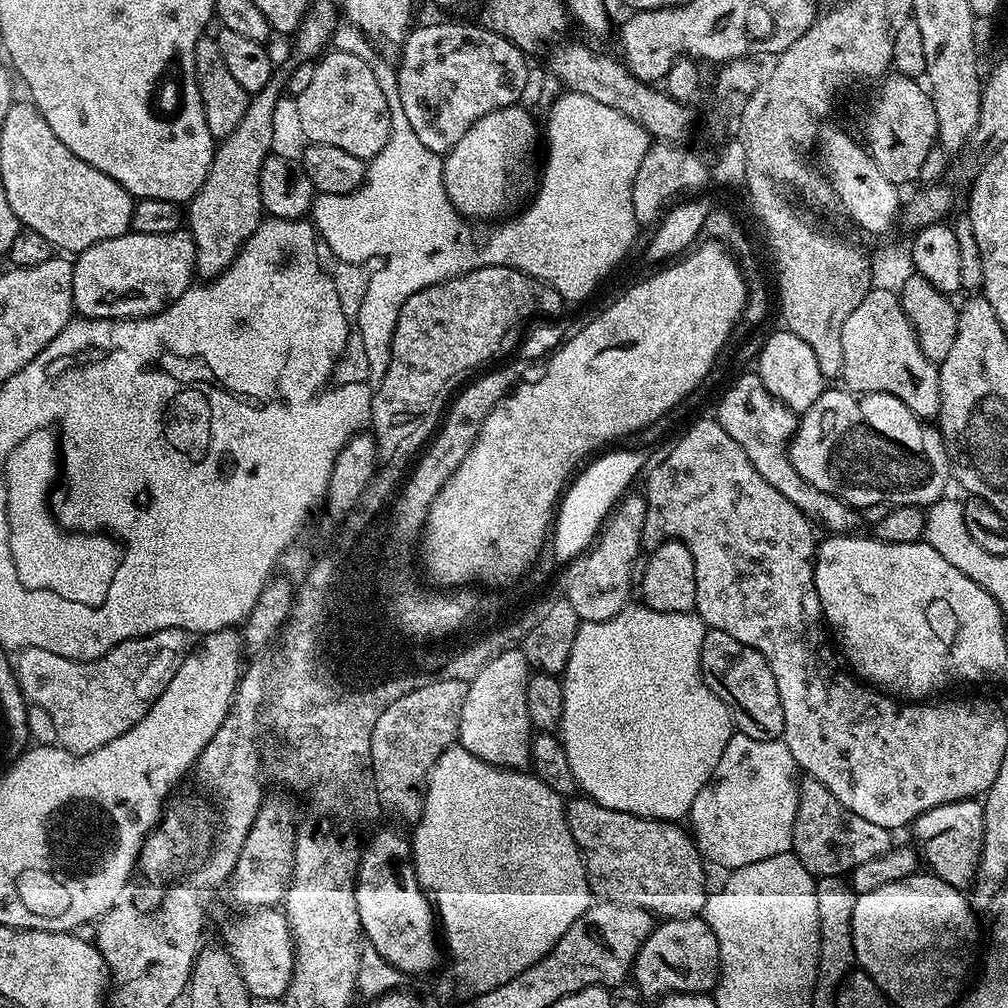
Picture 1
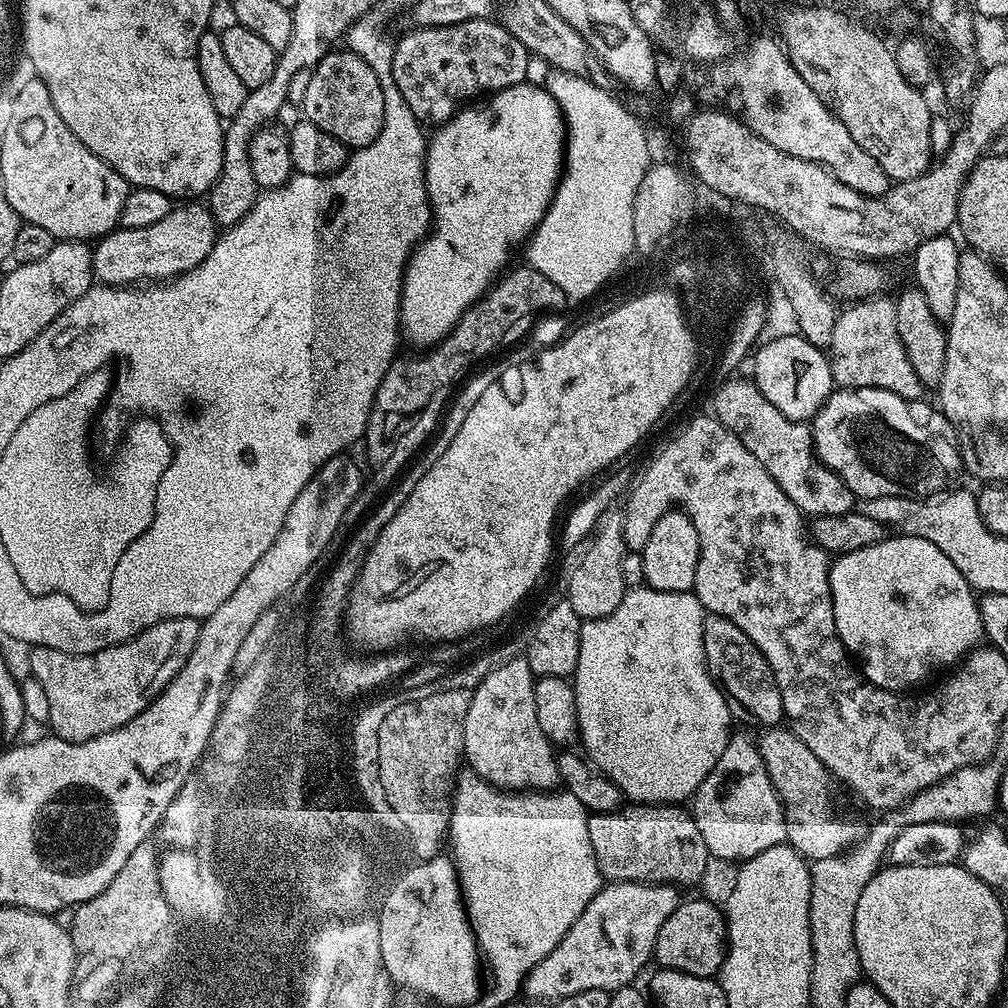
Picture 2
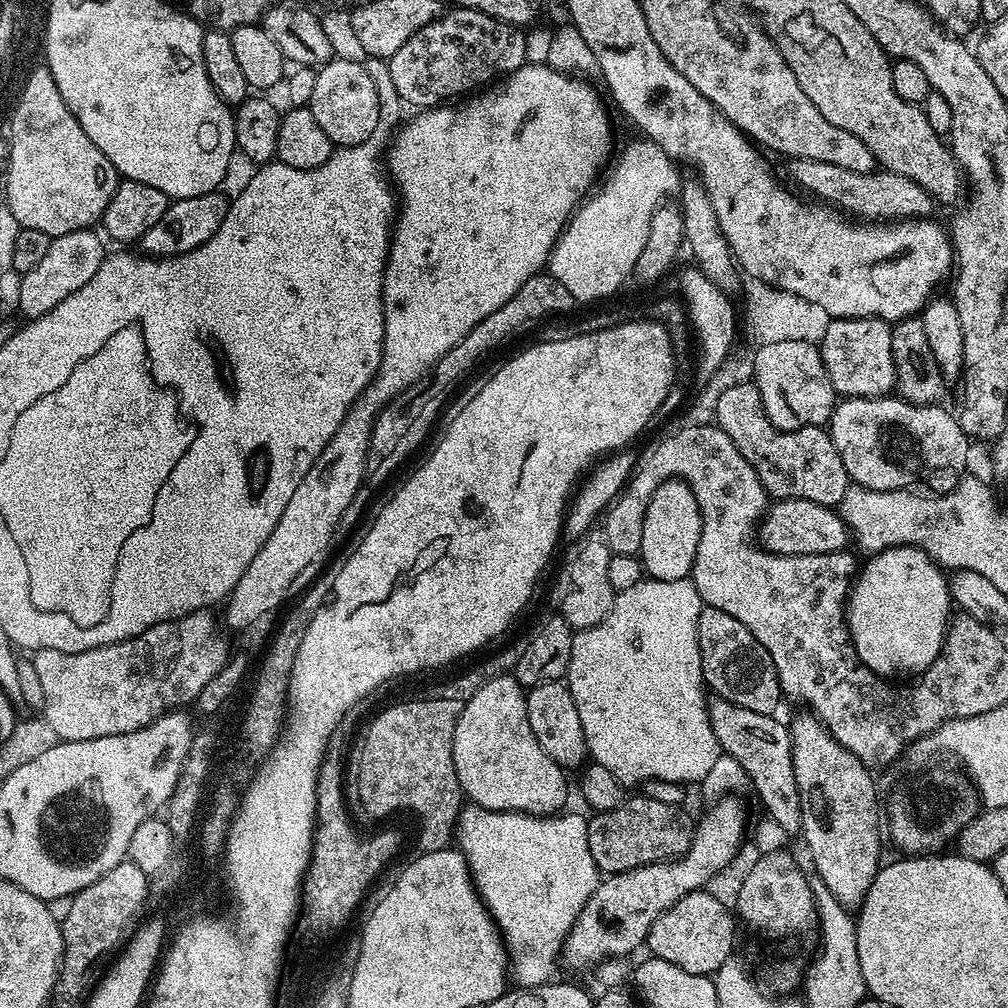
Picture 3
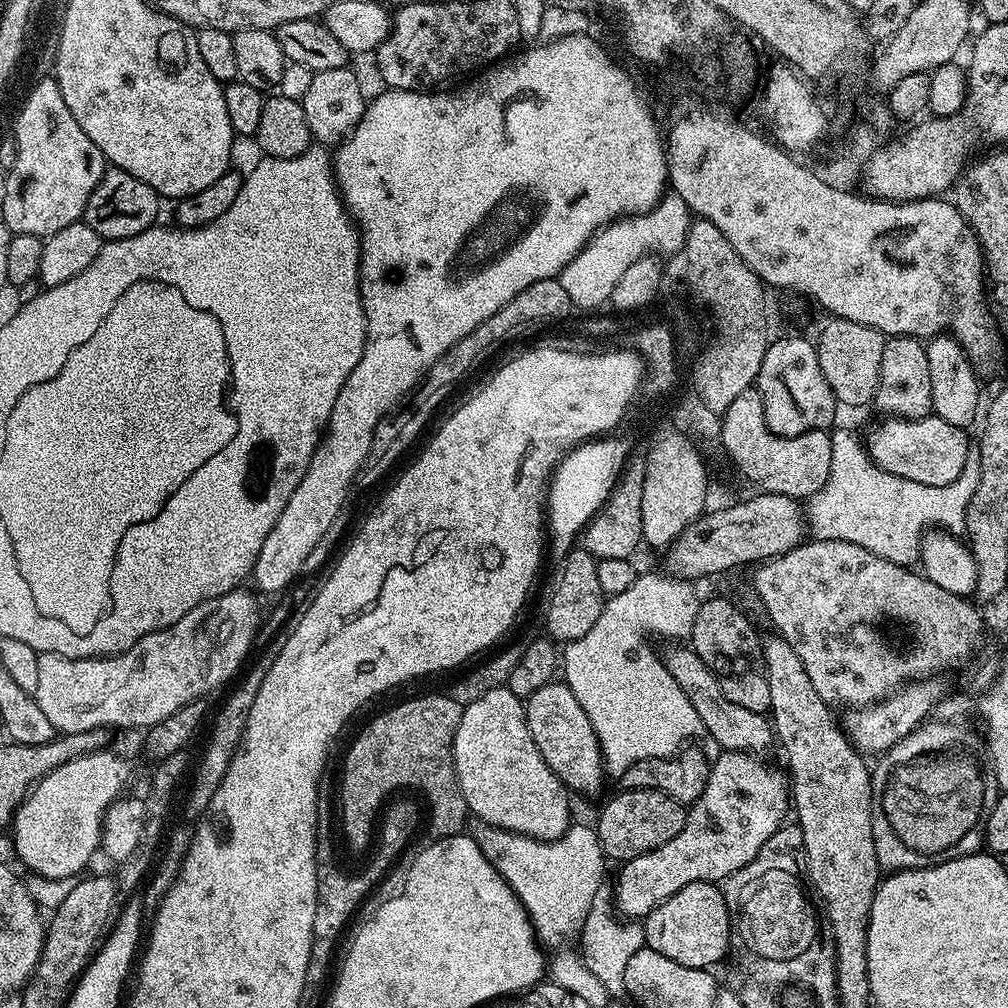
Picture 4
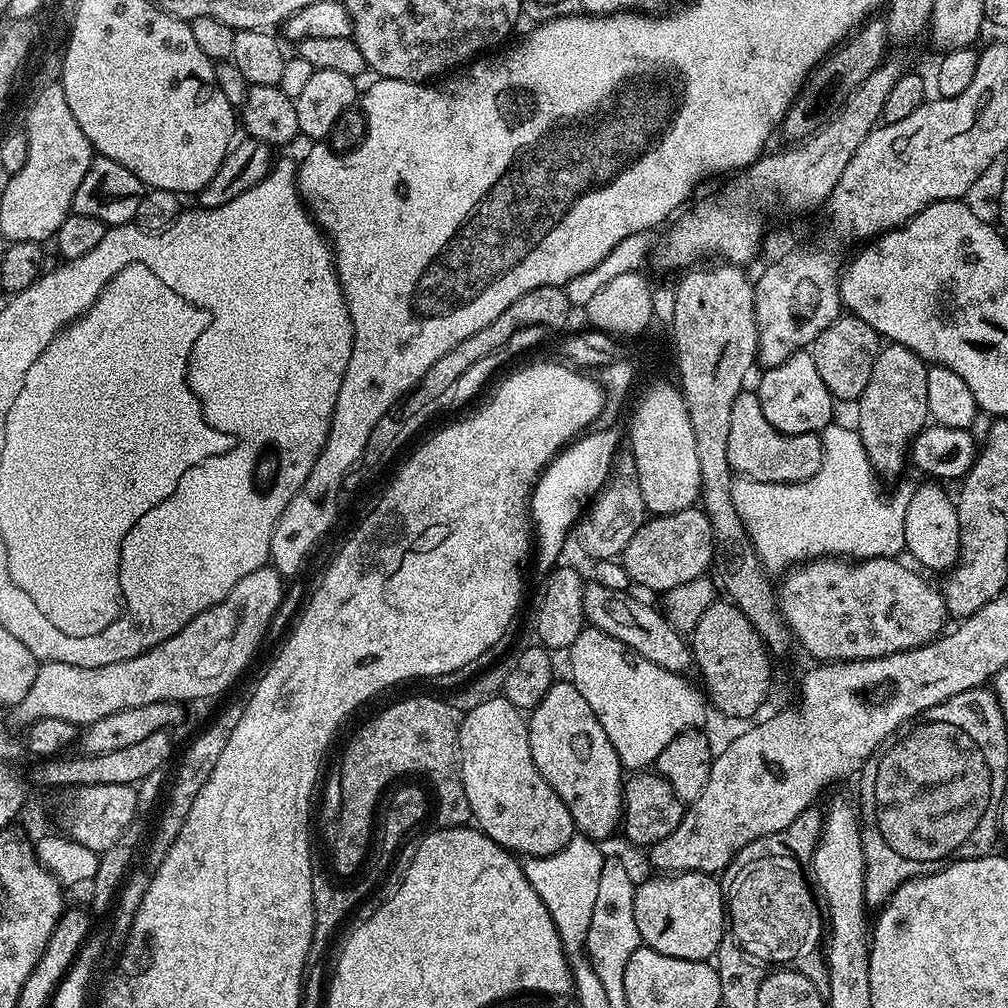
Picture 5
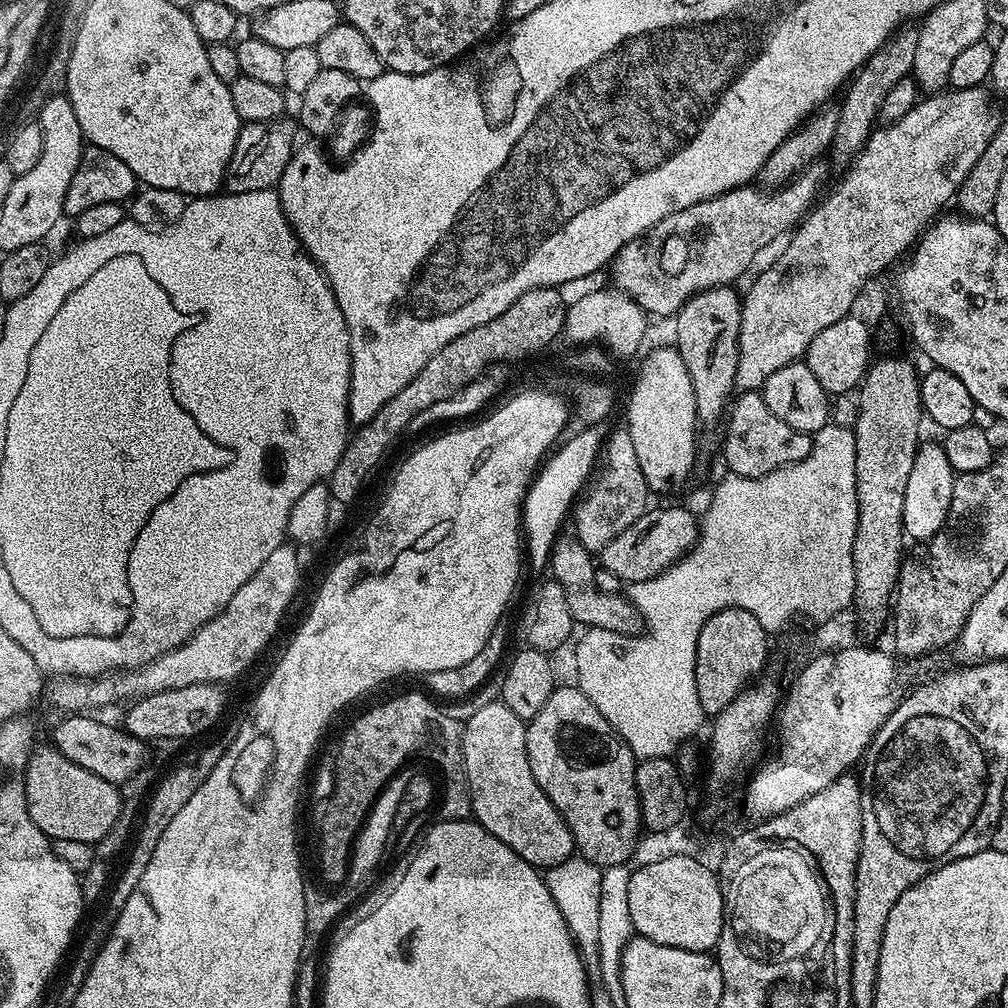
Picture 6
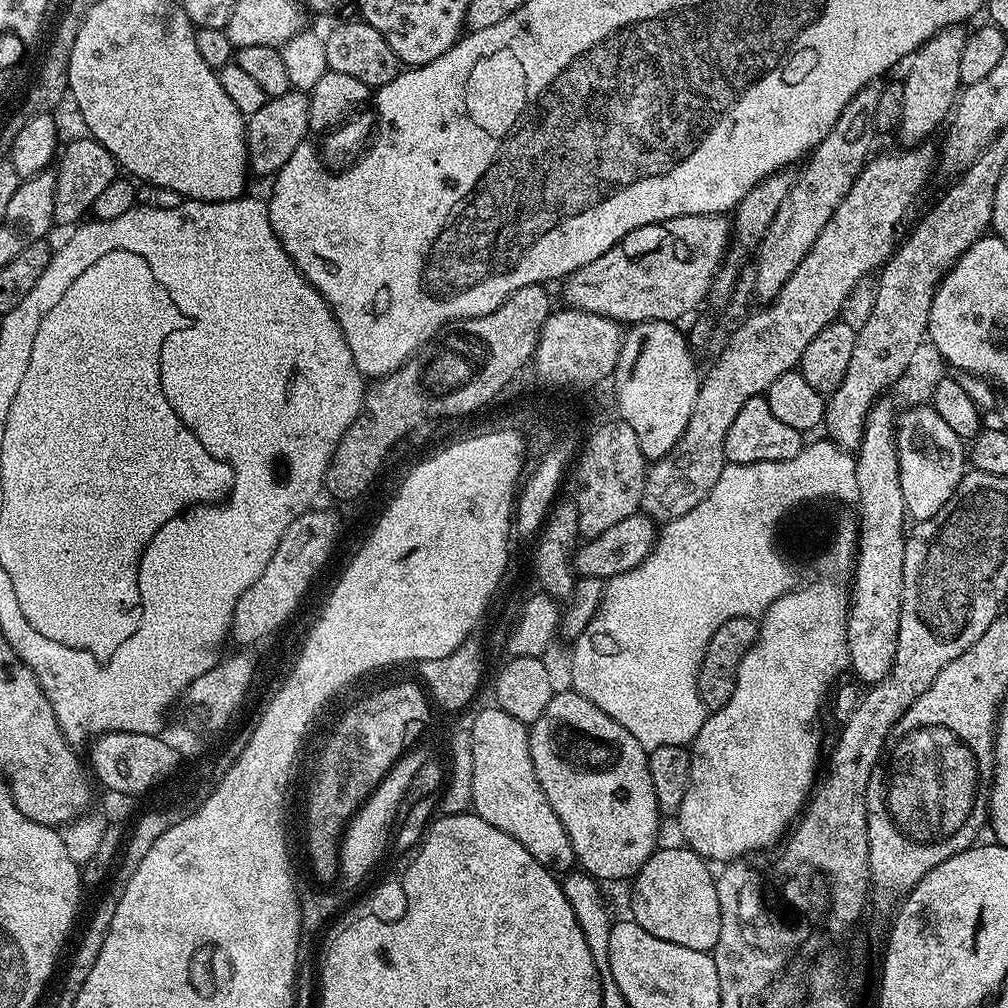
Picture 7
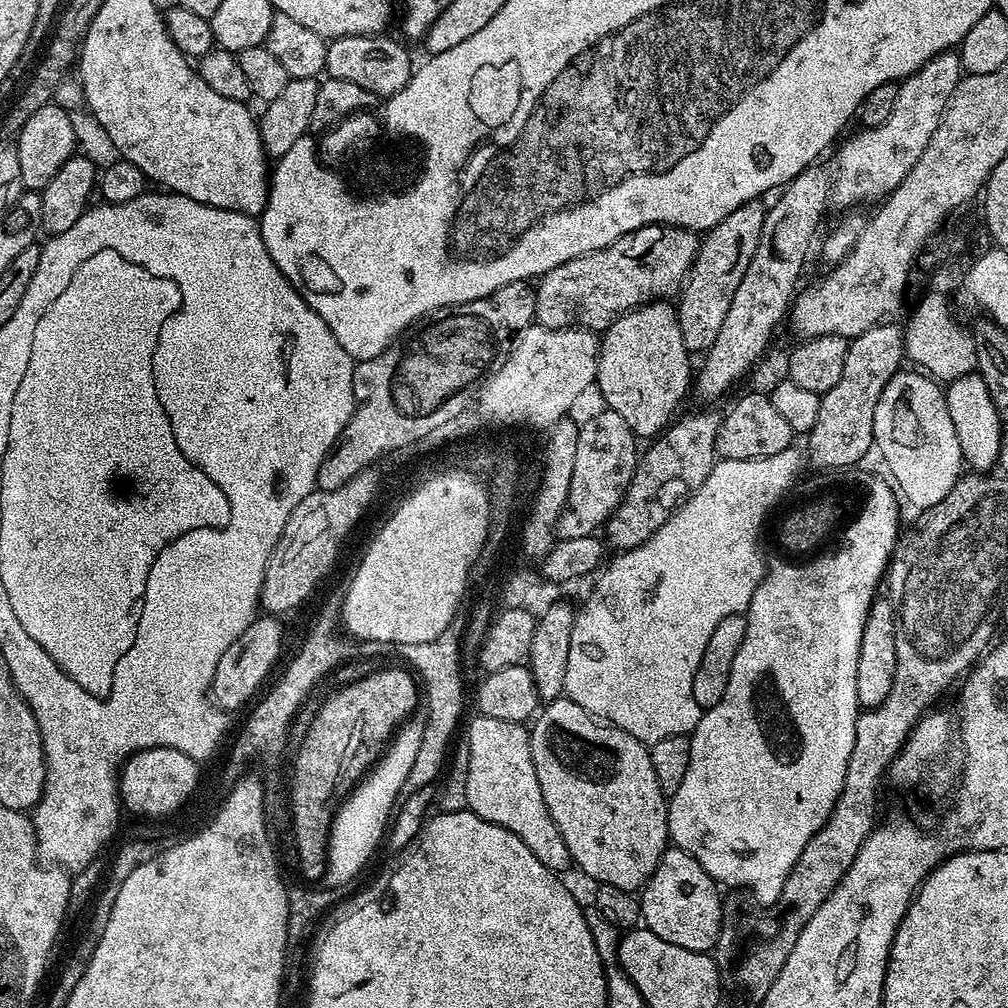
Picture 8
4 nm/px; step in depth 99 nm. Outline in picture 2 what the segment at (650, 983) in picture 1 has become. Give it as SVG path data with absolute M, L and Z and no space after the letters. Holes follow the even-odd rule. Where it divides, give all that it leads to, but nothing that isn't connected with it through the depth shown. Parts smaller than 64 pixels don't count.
M703 898L685 899L662 922L662 930L658 930L654 960L657 965L673 968L695 976L715 977L724 965L726 951L726 916L717 905Z

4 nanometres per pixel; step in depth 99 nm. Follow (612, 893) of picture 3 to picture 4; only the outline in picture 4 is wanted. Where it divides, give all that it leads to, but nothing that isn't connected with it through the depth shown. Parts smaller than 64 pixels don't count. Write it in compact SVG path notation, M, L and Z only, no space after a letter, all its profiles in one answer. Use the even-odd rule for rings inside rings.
M724 750L719 754L721 756L717 760L715 758L711 761L709 778L701 796L687 809L682 830L678 830L678 834L670 838L670 842L619 865L620 877L614 880L614 899L616 911L621 917L648 916L659 904L666 902L670 894L678 894L678 890L682 890L682 886L690 882L724 882L752 862L760 847L785 823L784 815L790 812L790 784L785 773L781 769L780 773L776 768L767 768L760 761L763 759L757 758L751 752Z

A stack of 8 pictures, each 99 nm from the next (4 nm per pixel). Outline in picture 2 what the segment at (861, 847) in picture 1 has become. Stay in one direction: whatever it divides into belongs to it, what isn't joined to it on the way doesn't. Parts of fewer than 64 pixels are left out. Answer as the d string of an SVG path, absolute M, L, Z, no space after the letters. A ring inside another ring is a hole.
M772 726L758 739L762 762L769 774L773 790L781 802L785 816L785 841L805 860L811 862L839 856L857 839L858 833L832 810L828 794L830 773L799 738L783 727Z

